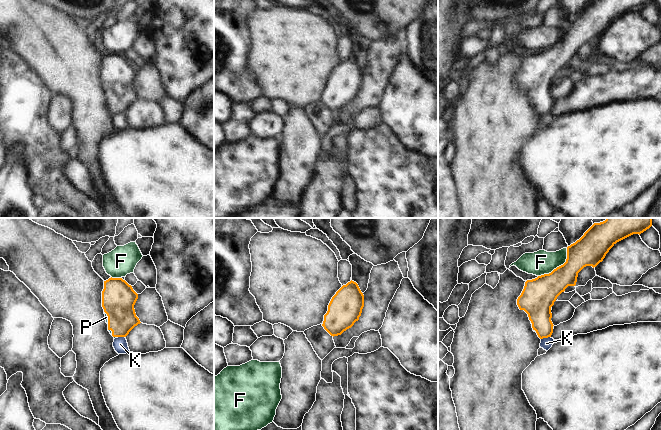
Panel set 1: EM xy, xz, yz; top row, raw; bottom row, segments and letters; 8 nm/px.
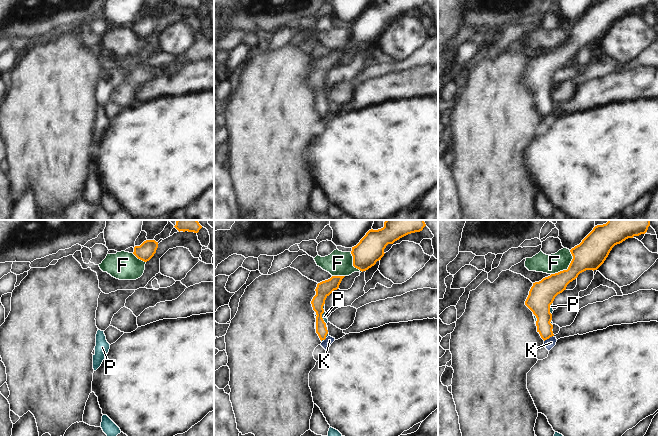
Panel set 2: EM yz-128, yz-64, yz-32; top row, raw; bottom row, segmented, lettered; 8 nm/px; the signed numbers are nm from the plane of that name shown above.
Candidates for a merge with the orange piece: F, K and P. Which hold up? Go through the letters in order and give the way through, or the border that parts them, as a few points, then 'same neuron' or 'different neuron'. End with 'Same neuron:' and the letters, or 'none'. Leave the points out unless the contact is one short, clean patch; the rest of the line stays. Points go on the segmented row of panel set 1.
F: different neuron
K: border yz (550, 336), (541, 339); different neuron
P: way xy (118, 297), (118, 307), (108, 317), (106, 317); same neuron
Same neuron: P

